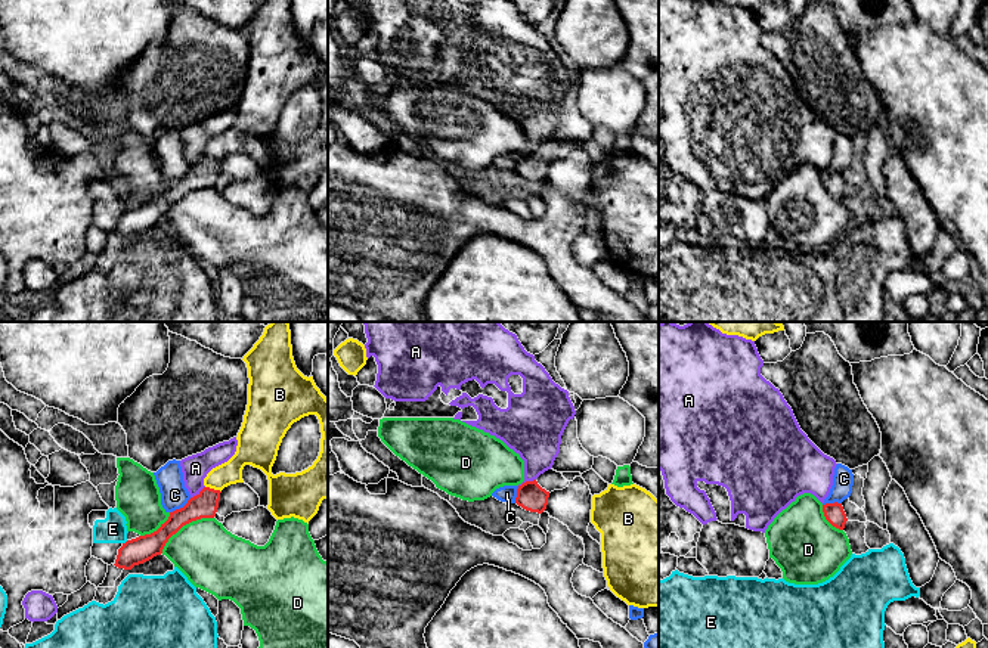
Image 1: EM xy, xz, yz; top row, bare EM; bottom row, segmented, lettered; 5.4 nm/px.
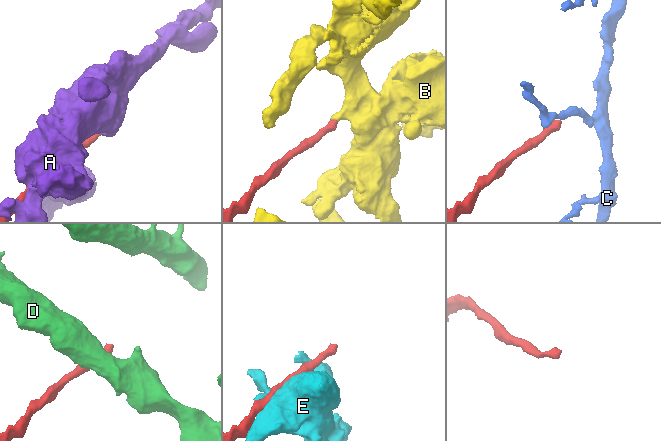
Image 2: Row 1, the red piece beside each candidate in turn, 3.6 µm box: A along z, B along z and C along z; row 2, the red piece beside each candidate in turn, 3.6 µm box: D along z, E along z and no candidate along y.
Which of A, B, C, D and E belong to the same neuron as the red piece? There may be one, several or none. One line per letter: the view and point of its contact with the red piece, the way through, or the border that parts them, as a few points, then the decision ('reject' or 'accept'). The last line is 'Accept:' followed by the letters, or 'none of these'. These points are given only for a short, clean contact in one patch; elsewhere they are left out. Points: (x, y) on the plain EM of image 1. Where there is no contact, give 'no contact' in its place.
A: meets red in xz at (526, 151); reject
B: meets red in xy at (213, 158); border along xy (206, 155), (220, 161); reject
C: meets red in xy at (180, 177); border along xy (191, 167), (170, 182); reject
D: meets red in xy at (183, 194); reject
E: meets red in xy at (126, 211); reject
Accept: none of these

